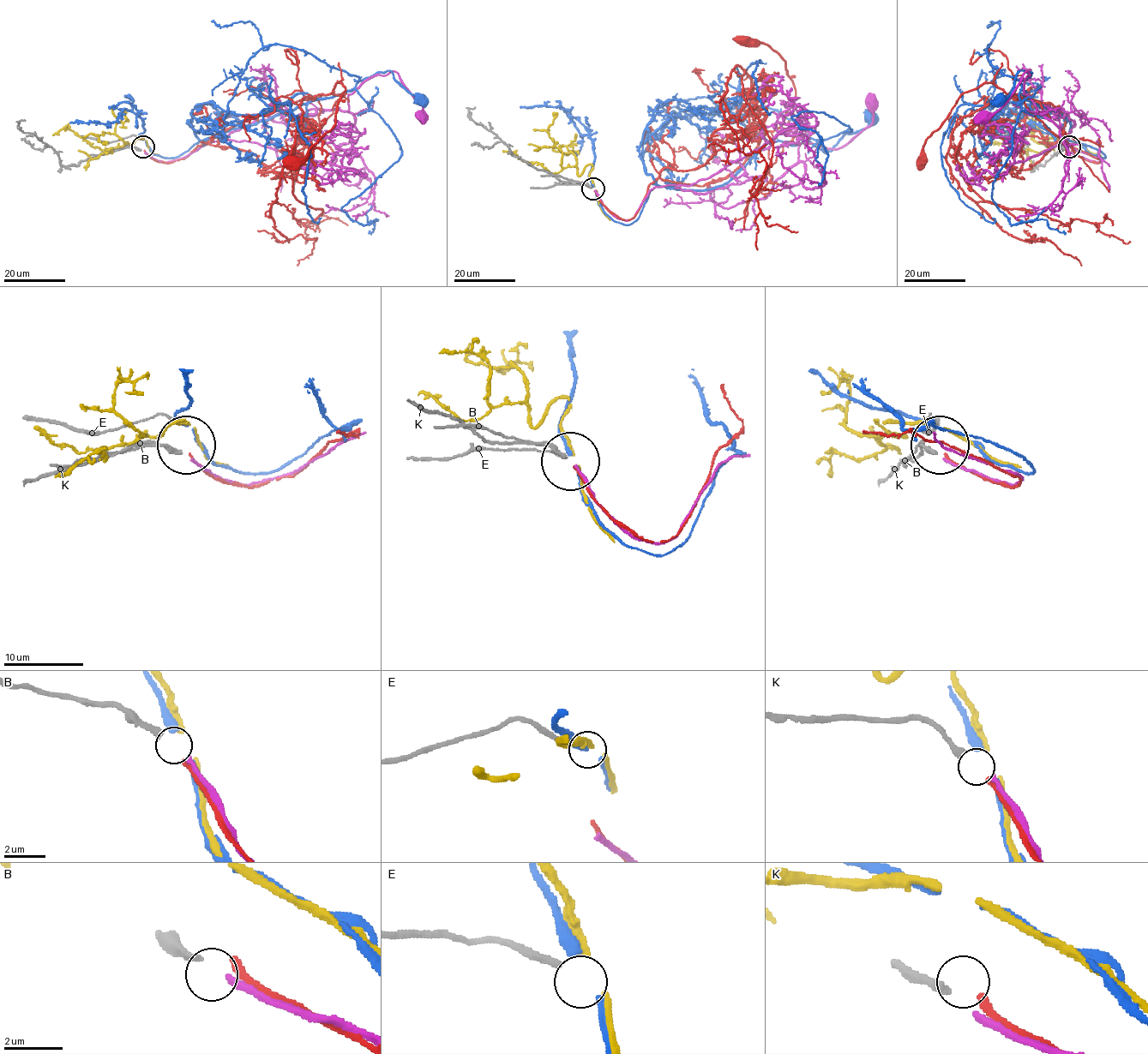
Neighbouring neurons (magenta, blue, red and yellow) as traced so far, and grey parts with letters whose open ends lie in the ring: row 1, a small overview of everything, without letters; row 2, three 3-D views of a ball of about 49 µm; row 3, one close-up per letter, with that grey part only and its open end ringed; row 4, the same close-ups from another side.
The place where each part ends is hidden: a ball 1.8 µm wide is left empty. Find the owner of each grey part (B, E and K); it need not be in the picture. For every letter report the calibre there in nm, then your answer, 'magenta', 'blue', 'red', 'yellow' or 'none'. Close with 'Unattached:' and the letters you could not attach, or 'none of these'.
B: 240 nm thick; magenta
E: 240 nm thick; none
K: 320 nm thick; red
Unattached: E

